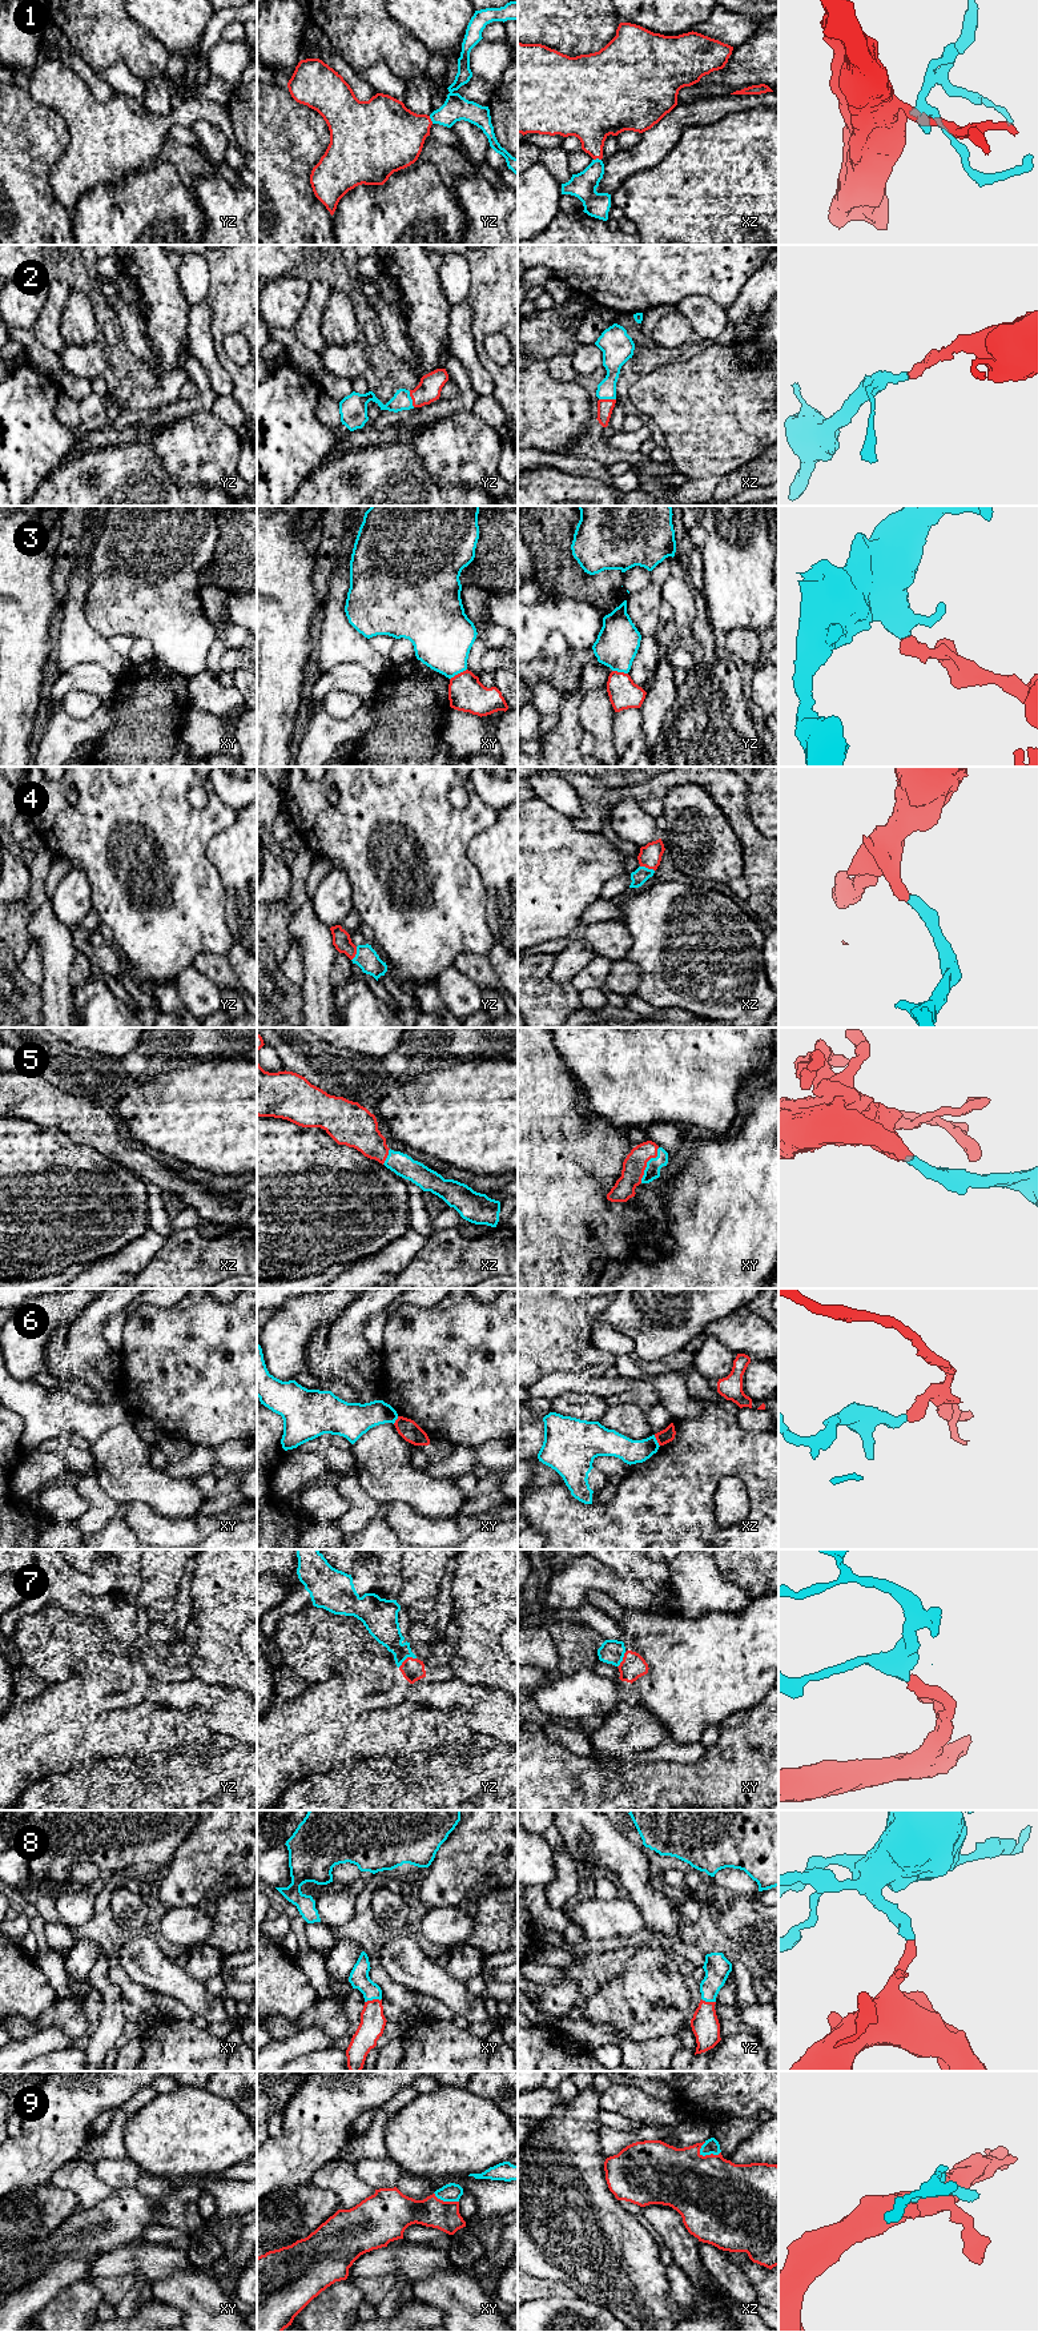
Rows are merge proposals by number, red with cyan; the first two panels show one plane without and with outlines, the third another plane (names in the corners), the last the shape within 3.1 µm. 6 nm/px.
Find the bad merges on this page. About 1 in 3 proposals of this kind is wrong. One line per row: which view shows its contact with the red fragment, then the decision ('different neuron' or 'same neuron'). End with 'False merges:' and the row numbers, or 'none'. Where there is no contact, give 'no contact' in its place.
1: contact in yz; same neuron
2: contact in xz; same neuron
3: contact in xy; different neuron
4: contact in xz; same neuron
5: contact in xy; same neuron
6: contact in xz; different neuron
7: contact in yz; same neuron
8: contact in xy; same neuron
9: contact in xz; same neuron
False merges: 3, 6

